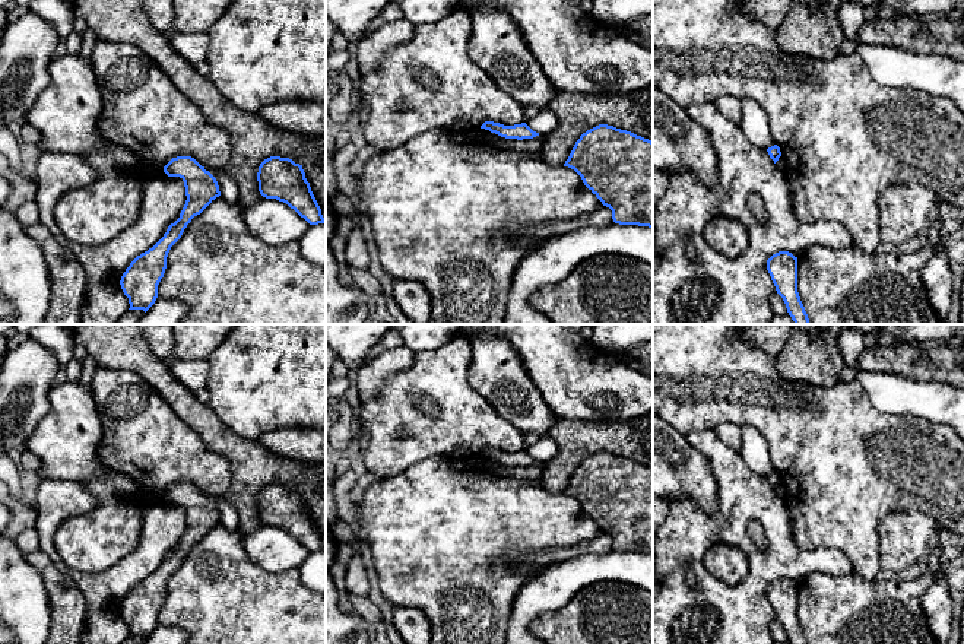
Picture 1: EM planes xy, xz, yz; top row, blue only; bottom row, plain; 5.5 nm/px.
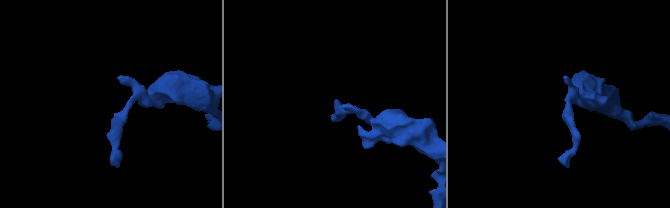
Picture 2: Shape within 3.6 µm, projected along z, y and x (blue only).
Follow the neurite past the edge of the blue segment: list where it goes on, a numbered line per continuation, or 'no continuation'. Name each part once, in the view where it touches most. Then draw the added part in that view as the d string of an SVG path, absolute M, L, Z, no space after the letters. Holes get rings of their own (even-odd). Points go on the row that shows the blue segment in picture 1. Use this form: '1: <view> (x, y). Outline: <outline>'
no continuation

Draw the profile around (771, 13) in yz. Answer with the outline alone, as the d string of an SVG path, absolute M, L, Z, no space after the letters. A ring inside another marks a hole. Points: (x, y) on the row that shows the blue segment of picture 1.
M738 0L736 9L776 31L790 9L790 0Z

